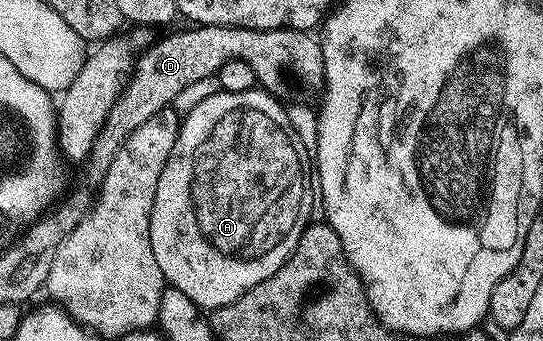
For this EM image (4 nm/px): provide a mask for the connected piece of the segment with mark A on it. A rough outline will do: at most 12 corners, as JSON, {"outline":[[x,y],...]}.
{"outline":[[219,91],[156,183],[167,286],[222,309],[315,208],[286,105]]}

